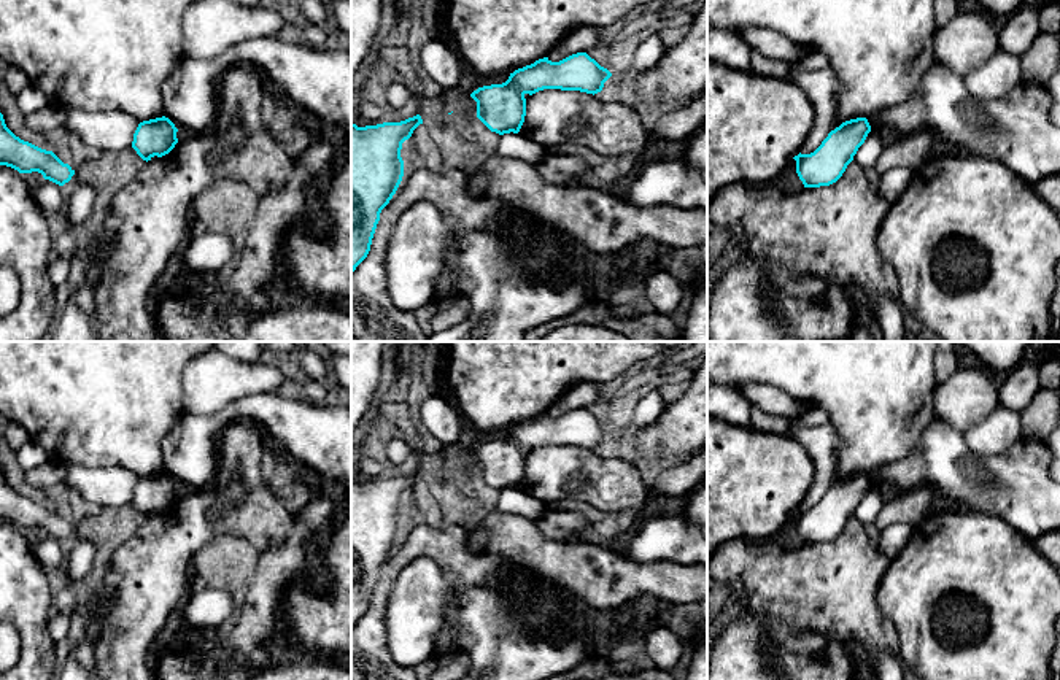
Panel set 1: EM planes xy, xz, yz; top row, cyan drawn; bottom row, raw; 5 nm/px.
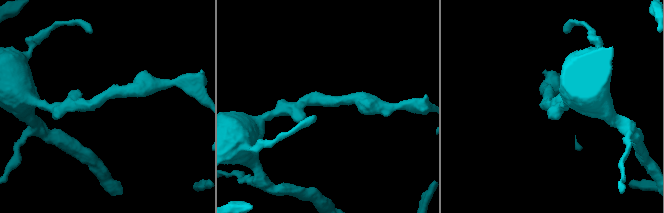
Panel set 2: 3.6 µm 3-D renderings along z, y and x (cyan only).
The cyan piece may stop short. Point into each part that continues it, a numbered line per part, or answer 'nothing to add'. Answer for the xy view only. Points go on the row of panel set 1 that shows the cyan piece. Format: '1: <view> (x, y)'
nothing to add

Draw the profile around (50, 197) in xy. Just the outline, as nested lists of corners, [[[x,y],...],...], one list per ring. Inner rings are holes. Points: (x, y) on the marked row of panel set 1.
[[[43,180],[33,189],[33,199],[46,216],[64,213],[67,199],[64,197],[62,191],[62,186],[49,180]]]

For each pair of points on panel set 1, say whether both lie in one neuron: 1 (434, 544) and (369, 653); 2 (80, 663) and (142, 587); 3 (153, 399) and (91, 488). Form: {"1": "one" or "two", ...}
{"1": "one", "2": "two", "3": "two"}

